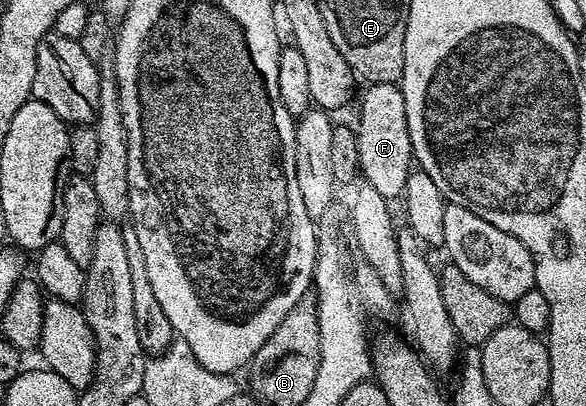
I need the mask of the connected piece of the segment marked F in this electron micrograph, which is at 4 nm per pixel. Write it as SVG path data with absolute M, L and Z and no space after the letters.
M374 83L360 98L360 123L355 123L358 140L358 160L363 181L370 183L375 191L380 192L387 200L399 199L406 188L406 180L414 169L410 132L406 124L406 104L397 83Z

